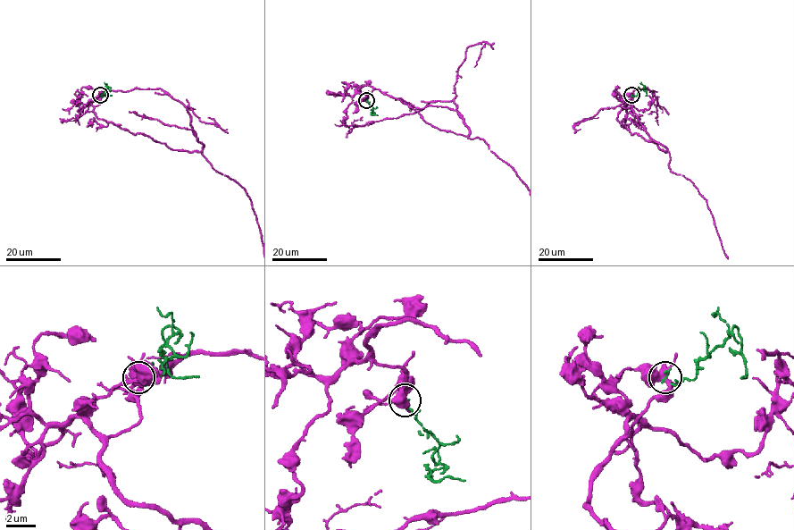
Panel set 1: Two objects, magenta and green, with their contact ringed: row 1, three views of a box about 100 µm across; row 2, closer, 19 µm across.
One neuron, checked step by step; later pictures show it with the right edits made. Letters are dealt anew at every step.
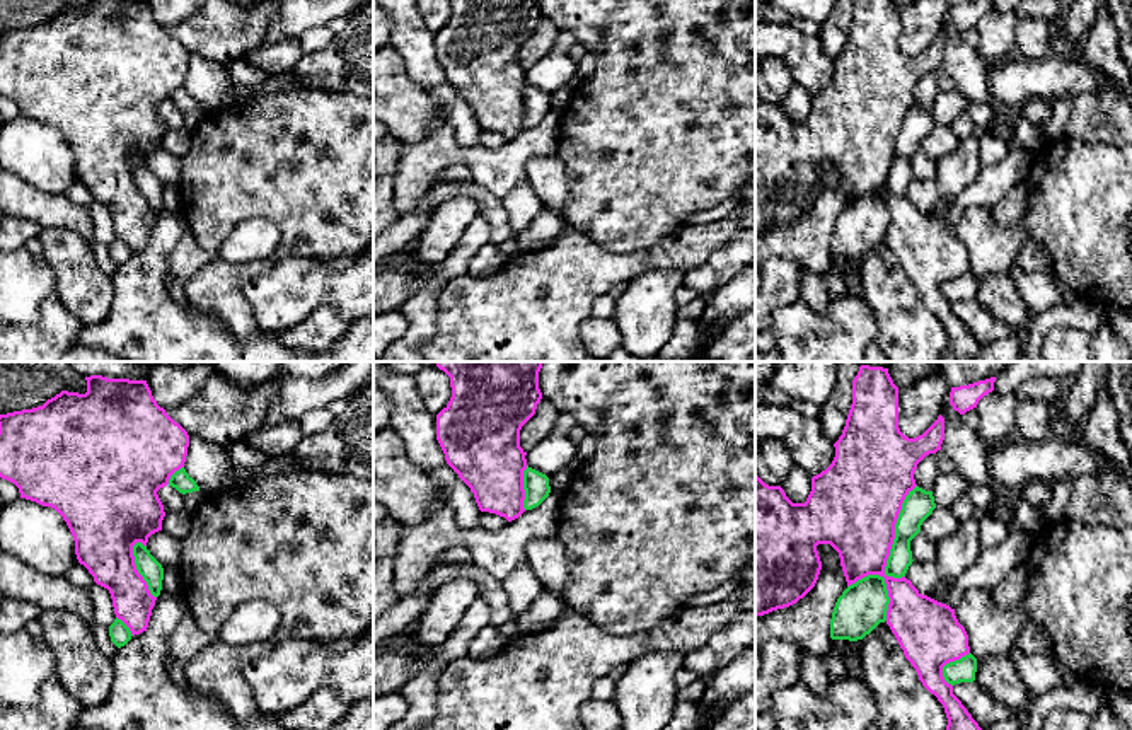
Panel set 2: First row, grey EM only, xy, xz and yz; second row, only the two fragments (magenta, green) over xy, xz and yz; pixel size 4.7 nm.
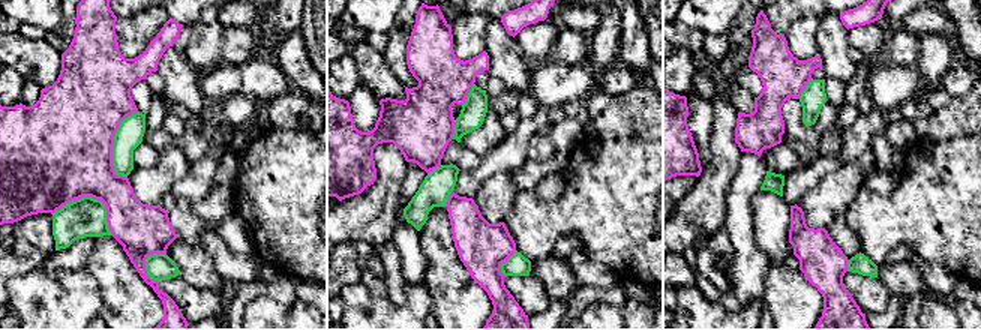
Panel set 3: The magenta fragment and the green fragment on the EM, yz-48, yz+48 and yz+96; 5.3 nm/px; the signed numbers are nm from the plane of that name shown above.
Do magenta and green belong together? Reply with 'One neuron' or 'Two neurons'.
Two neurons

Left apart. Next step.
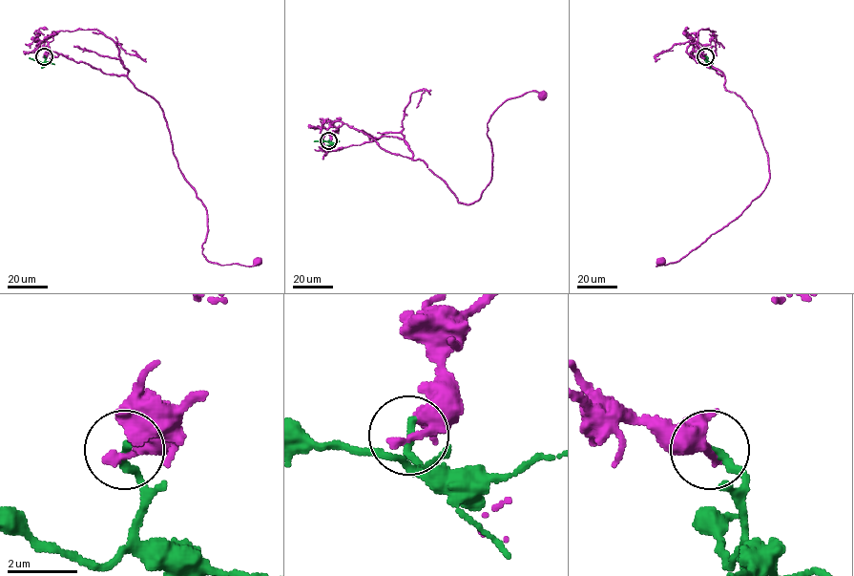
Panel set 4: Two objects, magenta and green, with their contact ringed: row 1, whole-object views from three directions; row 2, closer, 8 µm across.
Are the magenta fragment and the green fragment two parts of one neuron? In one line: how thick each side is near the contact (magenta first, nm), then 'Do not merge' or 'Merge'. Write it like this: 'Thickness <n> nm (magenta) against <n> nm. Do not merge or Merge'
Thickness 320 nm (magenta) against 240 nm. Do not merge

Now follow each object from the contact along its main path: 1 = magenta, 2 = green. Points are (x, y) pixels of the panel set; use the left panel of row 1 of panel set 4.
1: (44, 56), (62, 53), (127, 75), (153, 97), (178, 168), (206, 210), (202, 253), (219, 265), (258, 262)
2: (44, 56), (43, 63), (29, 57)

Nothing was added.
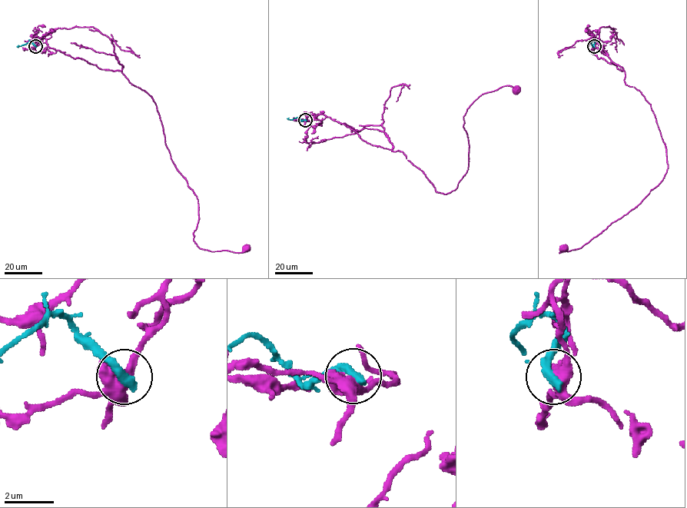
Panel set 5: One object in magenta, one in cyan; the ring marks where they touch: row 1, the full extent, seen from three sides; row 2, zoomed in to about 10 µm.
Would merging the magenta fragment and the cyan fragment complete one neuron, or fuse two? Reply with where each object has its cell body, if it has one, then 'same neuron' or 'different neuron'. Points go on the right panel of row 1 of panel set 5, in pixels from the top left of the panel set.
cell body of magenta at (563, 248); no cell body on cyan; different neuron

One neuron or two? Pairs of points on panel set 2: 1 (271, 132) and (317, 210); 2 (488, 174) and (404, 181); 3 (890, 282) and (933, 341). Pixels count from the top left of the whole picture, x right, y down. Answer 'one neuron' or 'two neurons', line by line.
1: one neuron
2: one neuron
3: one neuron

